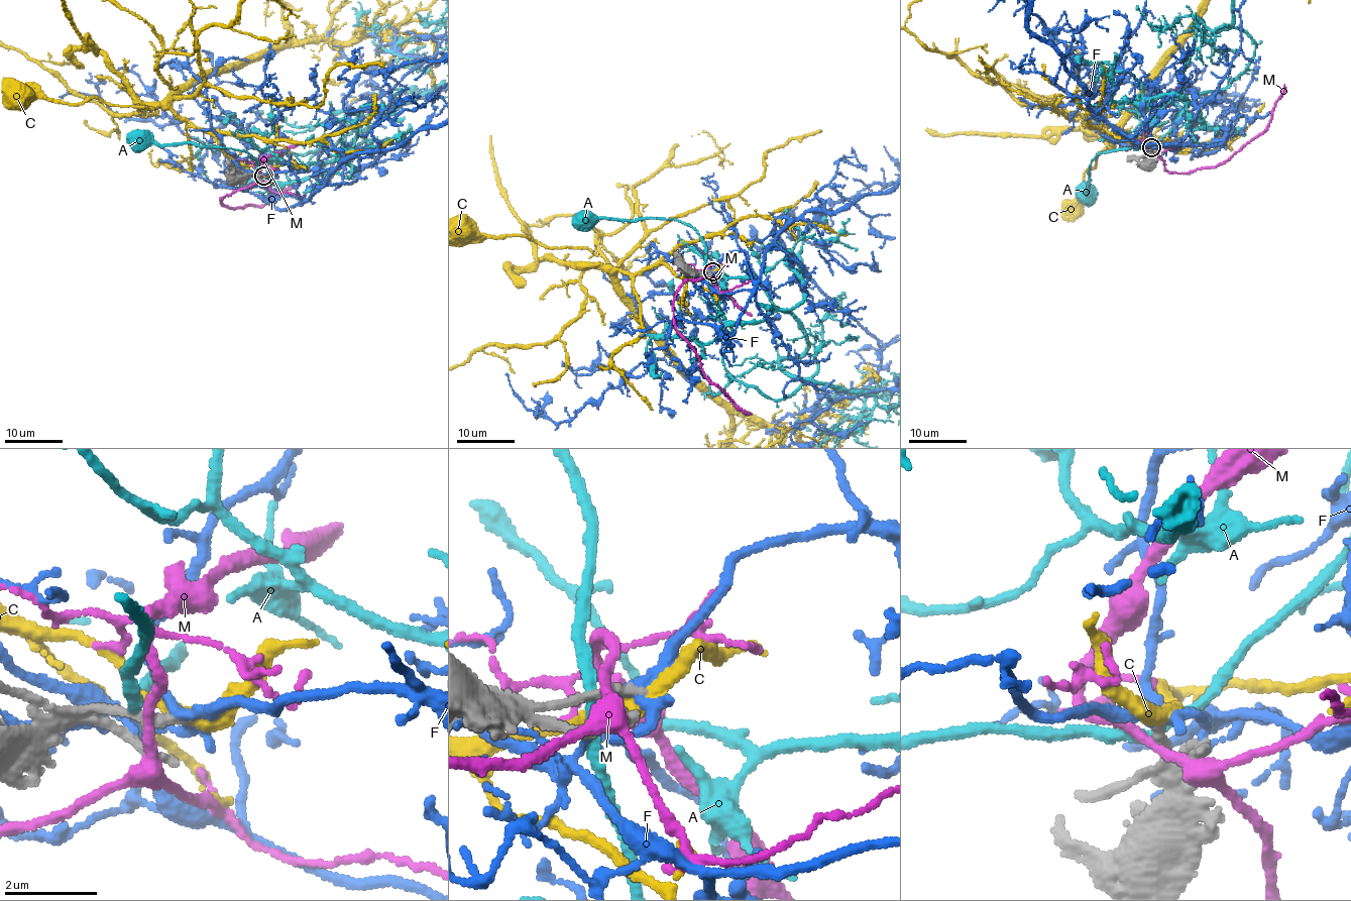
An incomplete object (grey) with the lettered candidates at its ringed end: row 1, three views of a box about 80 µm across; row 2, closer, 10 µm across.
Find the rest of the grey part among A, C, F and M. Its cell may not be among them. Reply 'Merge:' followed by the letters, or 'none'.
Merge: none

